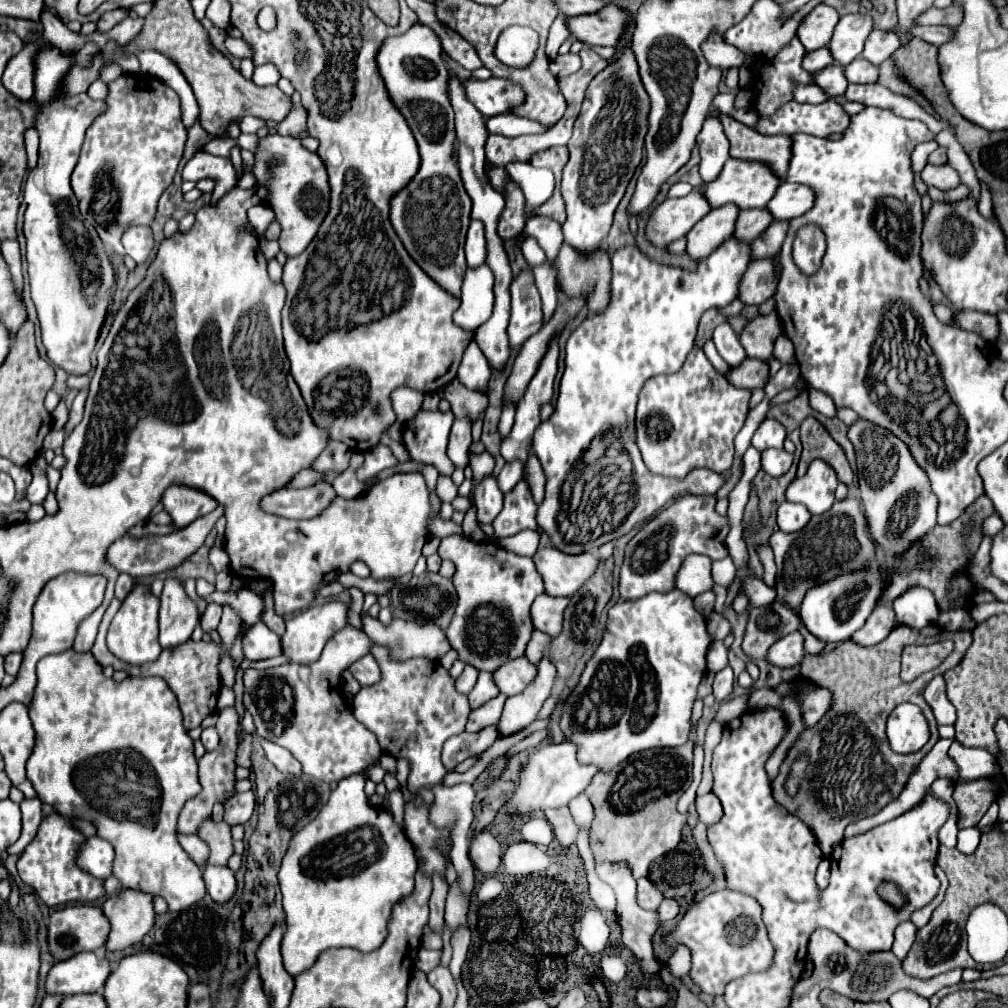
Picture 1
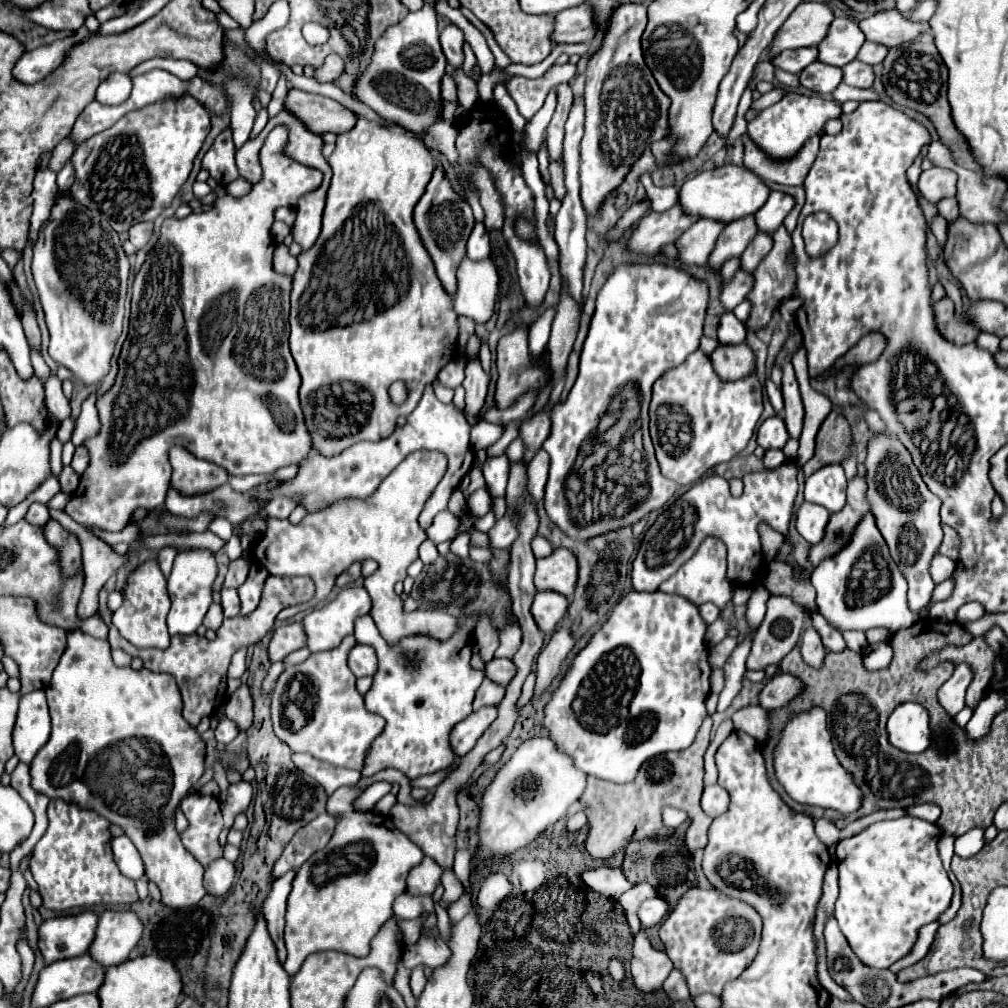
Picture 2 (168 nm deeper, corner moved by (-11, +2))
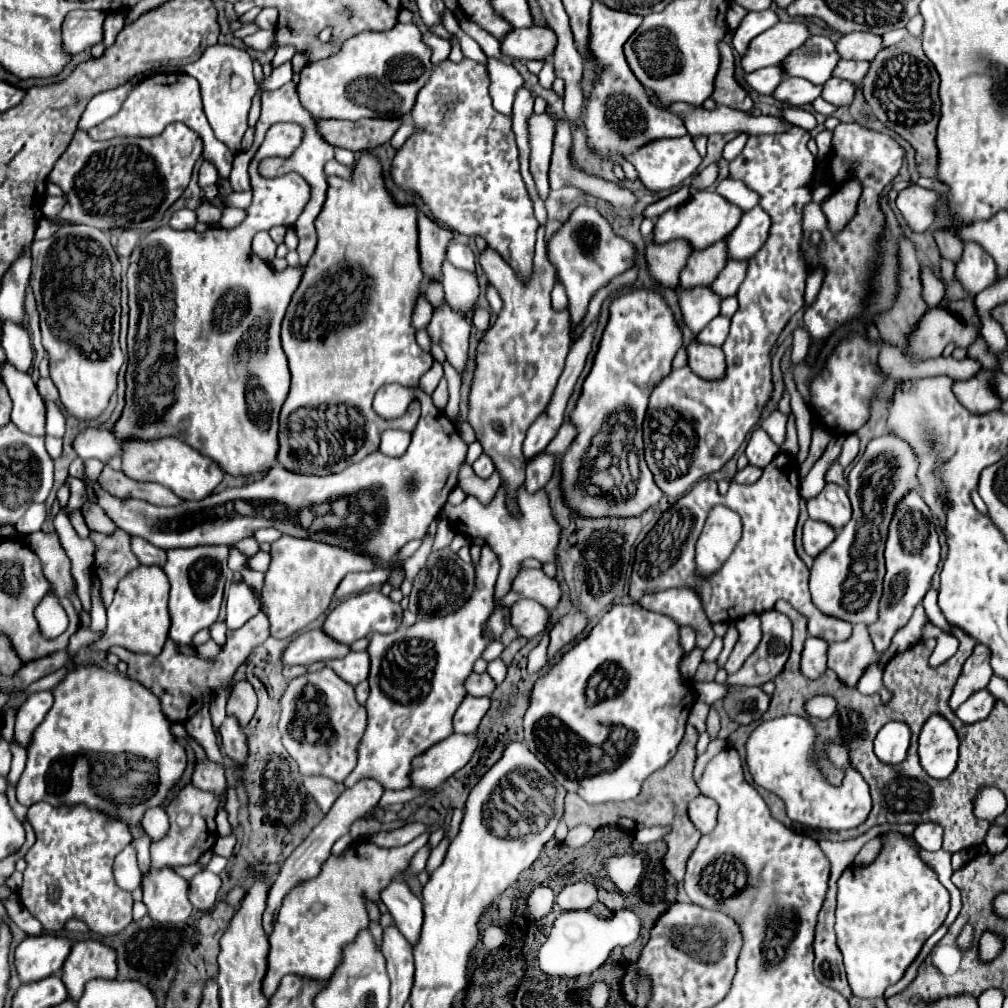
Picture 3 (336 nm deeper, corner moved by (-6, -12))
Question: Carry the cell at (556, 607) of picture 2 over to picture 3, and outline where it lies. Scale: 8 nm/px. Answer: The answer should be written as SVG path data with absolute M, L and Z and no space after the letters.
M518 600L510 608L510 622L514 624L520 636L524 636L526 640L532 640L548 632L550 614L534 600Z

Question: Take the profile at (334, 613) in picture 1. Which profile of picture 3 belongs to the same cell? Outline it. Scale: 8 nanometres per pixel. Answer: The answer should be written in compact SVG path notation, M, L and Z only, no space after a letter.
M370 590L370 592L360 592L350 596L348 600L340 602L324 620L322 630L328 632L328 636L332 640L336 640L338 644L352 644L358 638L366 638L370 634L386 634L386 632L394 632L398 628L398 624L402 622L402 608L400 604L394 604L388 596L384 596L380 590Z

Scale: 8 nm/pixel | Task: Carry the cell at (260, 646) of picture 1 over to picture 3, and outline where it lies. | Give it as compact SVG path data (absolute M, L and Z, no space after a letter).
M306 630L306 632L300 632L294 640L290 640L290 644L282 654L282 664L284 666L312 664L312 662L330 660L330 658L342 658L348 652L350 652L348 646L336 644L322 630Z

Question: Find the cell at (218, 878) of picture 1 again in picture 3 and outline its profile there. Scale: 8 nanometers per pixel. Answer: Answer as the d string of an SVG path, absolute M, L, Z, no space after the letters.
M202 870L190 880L190 902L194 908L208 912L216 906L218 890L222 888L222 880L218 874L210 870Z

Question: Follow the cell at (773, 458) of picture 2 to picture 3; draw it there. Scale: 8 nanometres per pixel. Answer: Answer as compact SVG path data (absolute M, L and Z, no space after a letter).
M746 466L744 470L738 470L738 474L734 476L736 482L742 482L742 484L754 484L756 480L760 480L762 476L762 468L758 466Z

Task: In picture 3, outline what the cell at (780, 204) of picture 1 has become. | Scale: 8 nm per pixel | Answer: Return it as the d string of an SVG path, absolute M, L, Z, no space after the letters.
M756 206L744 212L736 230L726 238L730 258L750 260L750 256L754 256L758 248L762 248L768 234L770 234L770 216L766 216L762 208Z

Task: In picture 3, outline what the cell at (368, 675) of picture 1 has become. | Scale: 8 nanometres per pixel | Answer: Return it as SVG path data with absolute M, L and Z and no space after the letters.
M350 652L340 660L330 660L328 666L350 686L356 686L368 678L370 660L368 660L368 652Z

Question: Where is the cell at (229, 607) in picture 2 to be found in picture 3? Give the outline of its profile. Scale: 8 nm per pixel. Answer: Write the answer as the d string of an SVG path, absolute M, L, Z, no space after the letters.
M232 584L226 592L226 624L230 630L242 628L252 616L258 614L258 602L254 592L244 584Z

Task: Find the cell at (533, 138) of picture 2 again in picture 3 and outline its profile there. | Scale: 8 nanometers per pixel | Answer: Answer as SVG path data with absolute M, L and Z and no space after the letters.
M546 60L544 62L544 68L542 68L542 72L538 74L538 80L540 80L540 86L542 88L548 88L548 90L552 90L552 82L554 82L554 70L552 70L552 62L550 60Z

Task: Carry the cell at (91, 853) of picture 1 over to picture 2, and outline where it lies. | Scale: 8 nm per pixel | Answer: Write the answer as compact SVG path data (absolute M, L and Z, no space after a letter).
M127 836L113 838L111 846L113 846L115 862L117 862L121 874L125 874L125 876L131 878L131 880L141 880L141 878L145 878L143 860L141 860L135 844L133 844Z

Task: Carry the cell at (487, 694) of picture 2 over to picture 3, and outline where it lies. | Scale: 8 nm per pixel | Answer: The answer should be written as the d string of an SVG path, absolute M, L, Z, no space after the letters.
M466 696L454 714L454 732L460 732L460 734L474 732L488 710L490 710L490 698Z

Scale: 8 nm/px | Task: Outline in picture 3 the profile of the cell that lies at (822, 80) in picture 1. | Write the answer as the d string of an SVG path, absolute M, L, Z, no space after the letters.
M786 76L782 84L774 90L774 98L790 106L812 104L820 94L822 94L822 86L810 84L808 80L794 78L794 76Z

